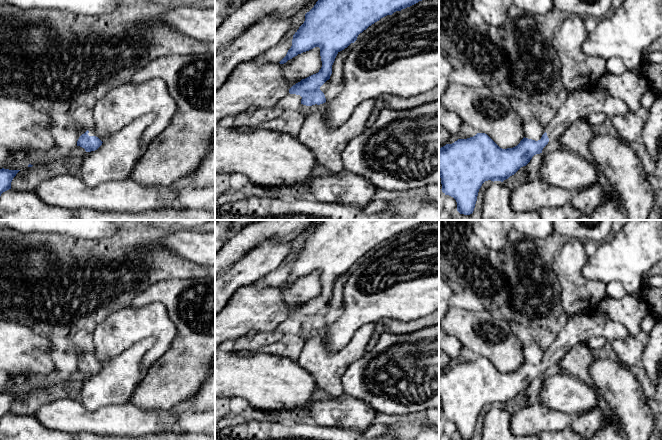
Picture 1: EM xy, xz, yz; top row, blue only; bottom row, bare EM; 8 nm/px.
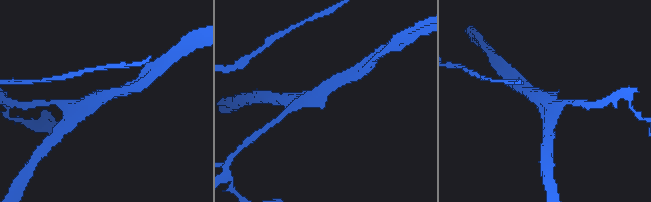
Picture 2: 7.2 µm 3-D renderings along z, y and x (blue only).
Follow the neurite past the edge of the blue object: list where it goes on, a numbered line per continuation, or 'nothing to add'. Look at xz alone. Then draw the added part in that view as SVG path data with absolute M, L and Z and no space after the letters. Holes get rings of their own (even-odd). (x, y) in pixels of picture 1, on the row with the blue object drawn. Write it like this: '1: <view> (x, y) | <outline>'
1: xz (305, 108) | M301 104L303 114L307 113L309 109L315 109L318 106L319 105L317 105L317 104L312 105L312 106L306 106L306 105Z

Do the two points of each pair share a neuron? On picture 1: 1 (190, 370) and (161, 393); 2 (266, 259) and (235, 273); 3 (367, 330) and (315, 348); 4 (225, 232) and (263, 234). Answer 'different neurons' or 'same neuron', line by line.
1: same neuron
2: same neuron
3: same neuron
4: different neurons

